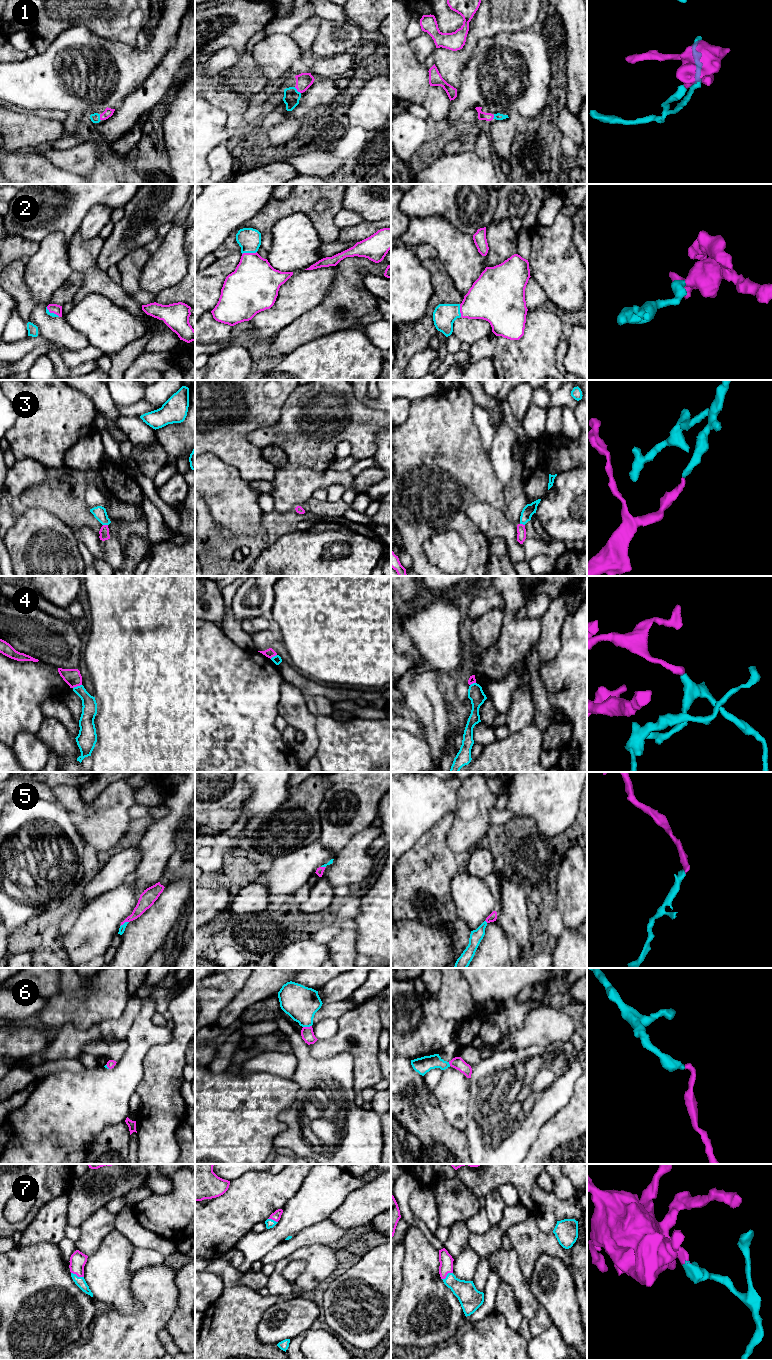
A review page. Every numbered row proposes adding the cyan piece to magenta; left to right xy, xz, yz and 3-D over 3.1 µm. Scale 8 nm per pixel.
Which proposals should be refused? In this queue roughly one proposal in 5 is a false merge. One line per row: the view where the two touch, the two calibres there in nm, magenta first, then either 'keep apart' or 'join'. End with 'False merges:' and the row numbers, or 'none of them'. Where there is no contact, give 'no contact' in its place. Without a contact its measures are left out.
1: meets magenta in xz; 130 nm thick on the magenta side, 130 nm on the other; join
2: meets magenta in xz; 380 nm thick on the magenta side, 190 nm on the other; join
3: meets magenta in xy; 80 nm thick on the magenta side, 110 nm on the other; join
4: meets magenta in xy; 140 nm thick on the magenta side, 130 nm on the other; keep apart
5: meets magenta in xy; 120 nm thick on the magenta side, 50 nm on the other; join
6: meets magenta in xz; 100 nm thick on the magenta side, 280 nm on the other; join
7: meets magenta in xy; 130 nm thick on the magenta side, 80 nm on the other; join
False merges: 4

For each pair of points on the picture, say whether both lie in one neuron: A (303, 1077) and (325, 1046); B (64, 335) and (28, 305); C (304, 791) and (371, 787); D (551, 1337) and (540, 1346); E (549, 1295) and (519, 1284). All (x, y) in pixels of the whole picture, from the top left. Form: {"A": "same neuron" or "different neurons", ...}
{"A": "different neurons", "B": "different neurons", "C": "different neurons", "D": "same neuron", "E": "different neurons"}

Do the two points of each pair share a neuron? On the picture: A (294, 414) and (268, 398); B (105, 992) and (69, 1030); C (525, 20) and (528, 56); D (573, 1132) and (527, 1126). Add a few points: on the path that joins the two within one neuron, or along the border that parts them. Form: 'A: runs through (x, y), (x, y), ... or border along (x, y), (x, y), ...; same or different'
A: border along (293, 390), (282, 408), (280, 419), (269, 427); different
B: border along (98, 1023), (85, 1029), (71, 1023), (60, 1027); different
C: border along (531, 27), (525, 30), (503, 33); different
D: border along (557, 1111), (541, 1127), (530, 1149); different

